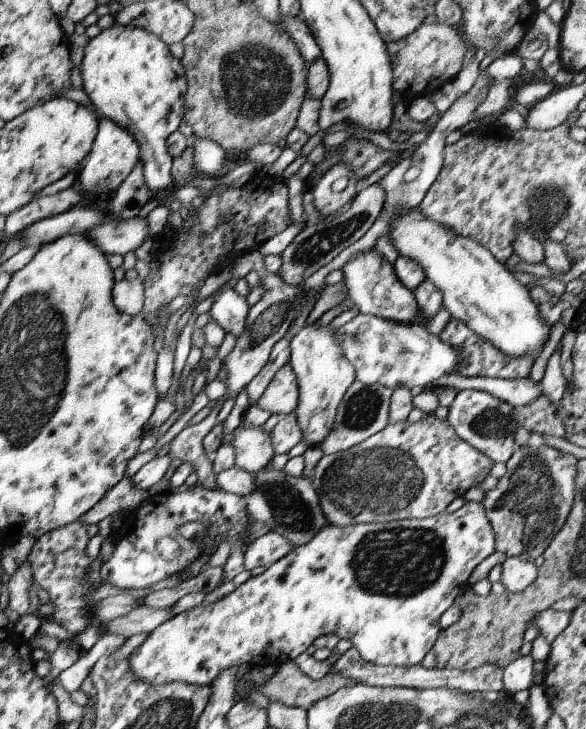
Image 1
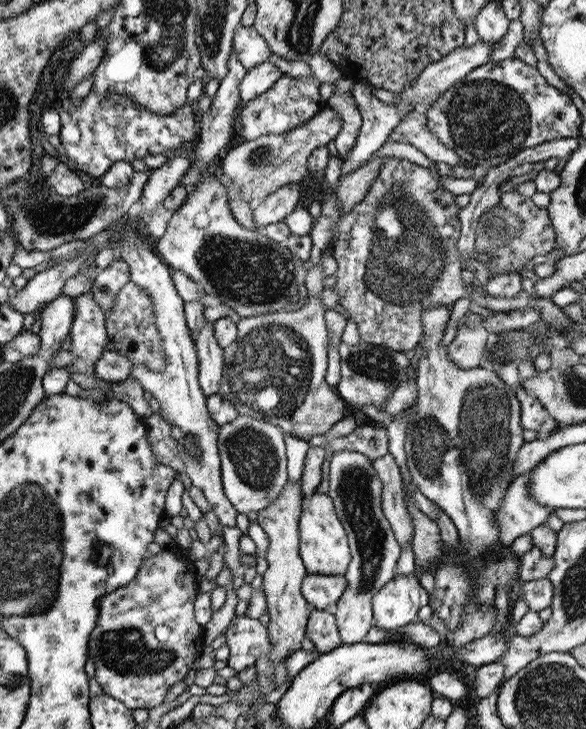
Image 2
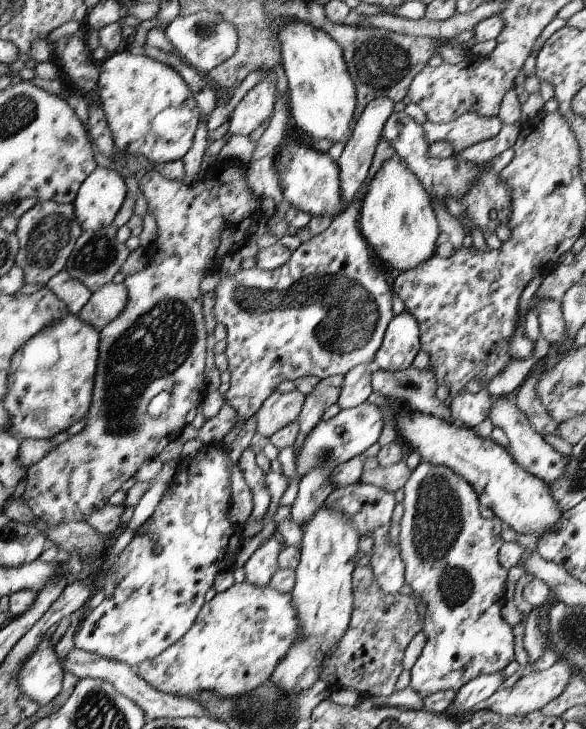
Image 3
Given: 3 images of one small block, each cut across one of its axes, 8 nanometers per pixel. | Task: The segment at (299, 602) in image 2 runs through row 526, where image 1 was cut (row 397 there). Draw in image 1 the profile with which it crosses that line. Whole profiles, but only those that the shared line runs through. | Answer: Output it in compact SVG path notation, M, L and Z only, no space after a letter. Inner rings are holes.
M285 364L275 372L273 382L269 382L269 388L257 402L257 408L263 408L271 414L289 416L295 412L297 402L299 402L297 376L295 376L293 368L289 364Z

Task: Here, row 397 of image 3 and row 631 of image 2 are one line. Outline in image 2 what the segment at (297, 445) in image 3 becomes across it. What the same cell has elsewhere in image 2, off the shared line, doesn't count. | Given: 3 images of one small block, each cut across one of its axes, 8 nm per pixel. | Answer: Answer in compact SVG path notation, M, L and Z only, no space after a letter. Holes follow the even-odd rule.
M315 610L307 618L307 640L317 648L319 654L327 654L341 646L341 636L337 630L333 610Z

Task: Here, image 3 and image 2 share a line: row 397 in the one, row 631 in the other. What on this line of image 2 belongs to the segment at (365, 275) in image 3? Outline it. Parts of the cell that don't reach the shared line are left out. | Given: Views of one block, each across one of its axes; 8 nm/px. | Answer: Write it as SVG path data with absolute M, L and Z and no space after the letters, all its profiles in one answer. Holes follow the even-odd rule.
M235 616L225 628L225 640L229 646L229 660L235 672L257 668L259 660L269 660L273 644L269 640L269 628L249 616Z

